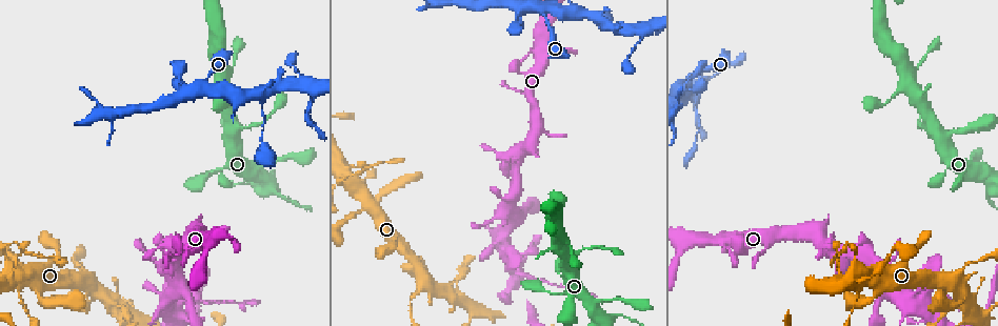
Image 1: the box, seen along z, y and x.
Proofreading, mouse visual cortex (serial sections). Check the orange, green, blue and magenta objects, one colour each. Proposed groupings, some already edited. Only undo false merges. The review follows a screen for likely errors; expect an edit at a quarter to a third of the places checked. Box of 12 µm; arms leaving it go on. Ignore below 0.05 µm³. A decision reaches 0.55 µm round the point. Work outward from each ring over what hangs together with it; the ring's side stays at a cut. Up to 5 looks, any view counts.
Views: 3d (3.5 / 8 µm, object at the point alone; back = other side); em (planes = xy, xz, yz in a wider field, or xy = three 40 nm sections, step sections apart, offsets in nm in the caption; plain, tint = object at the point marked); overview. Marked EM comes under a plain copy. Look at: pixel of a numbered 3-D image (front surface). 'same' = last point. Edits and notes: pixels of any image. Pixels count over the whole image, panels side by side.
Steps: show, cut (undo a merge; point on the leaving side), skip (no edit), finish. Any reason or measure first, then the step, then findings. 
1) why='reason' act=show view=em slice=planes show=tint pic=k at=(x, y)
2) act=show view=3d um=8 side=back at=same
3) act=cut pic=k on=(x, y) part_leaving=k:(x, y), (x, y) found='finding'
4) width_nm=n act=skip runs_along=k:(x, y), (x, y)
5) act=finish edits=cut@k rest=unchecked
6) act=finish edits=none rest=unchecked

why='sudden change in width' act=show view=em slice=planes show=tint pic=1 at=(947, 297)

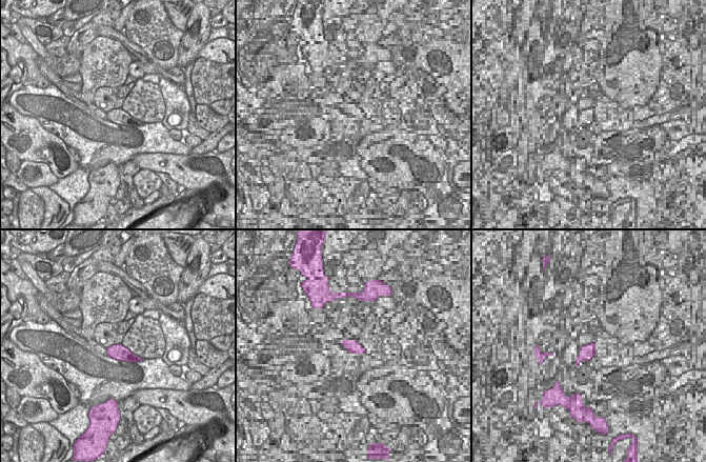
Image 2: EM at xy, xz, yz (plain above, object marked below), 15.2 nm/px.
why='see where the arms go' act=show view=3d um=3.5 at=same

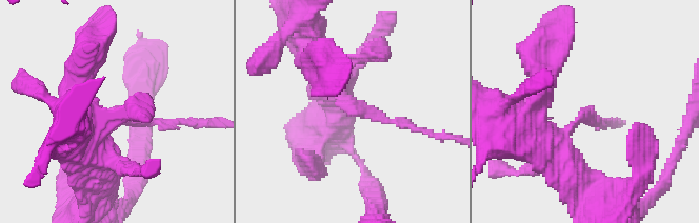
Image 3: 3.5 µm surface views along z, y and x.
act=cut pic=3 on=(365, 114) part_leaving=3:(338, 96), (357, 109), (428, 134) found='two cells meet here'

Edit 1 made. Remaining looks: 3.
why='redraw' act=show view=overview

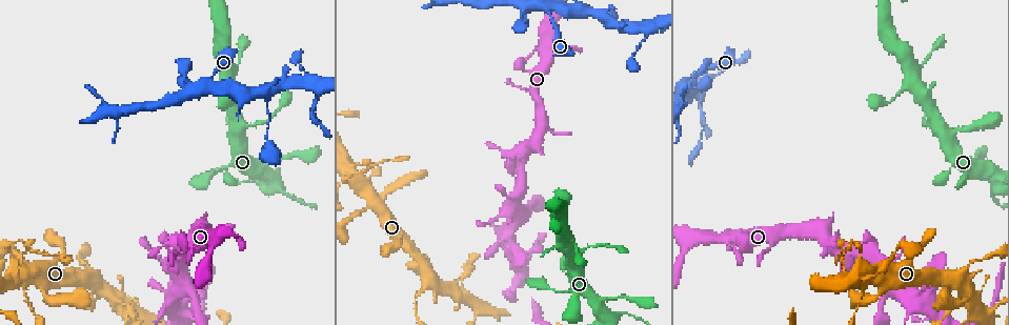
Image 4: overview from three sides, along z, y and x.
why='three-way junction' act=show view=3d um=3.5 pic=4 at=(548, 12)

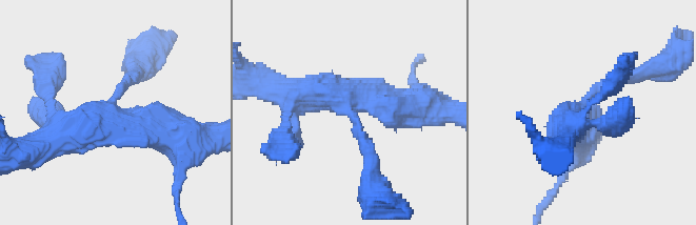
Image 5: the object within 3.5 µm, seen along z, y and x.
arms=3 arm_widths_nm=200,400,450 act=show view=em slice=xy step=3 show=tint pic=5 at=(584, 105)

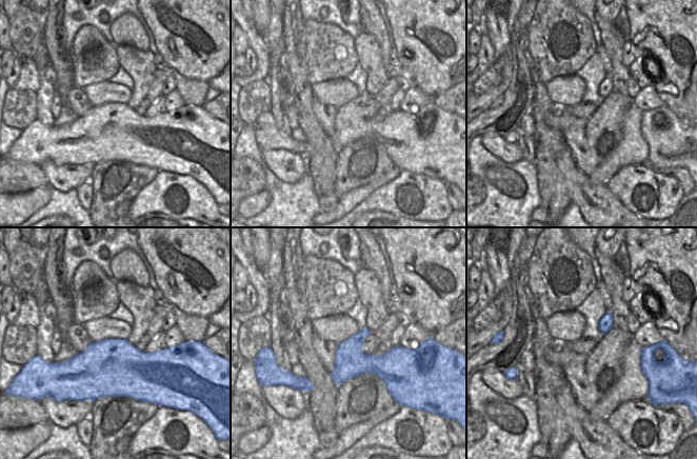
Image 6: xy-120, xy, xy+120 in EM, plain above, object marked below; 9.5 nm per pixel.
act=skip found='one cell here'

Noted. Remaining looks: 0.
act=finish edits=cut@3 rest=unchecked

